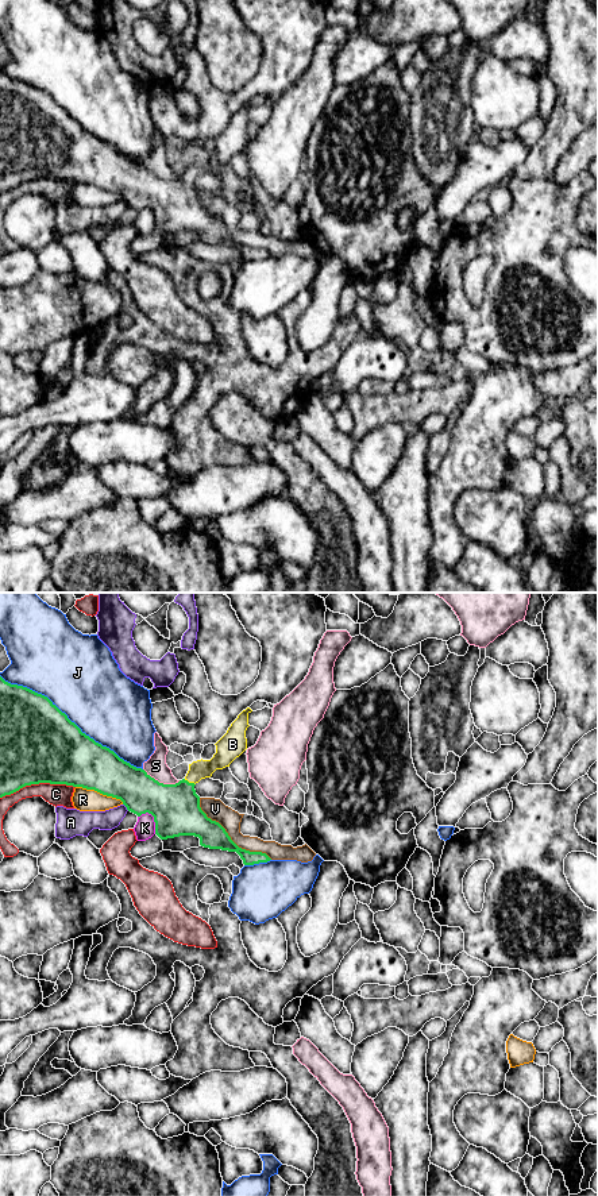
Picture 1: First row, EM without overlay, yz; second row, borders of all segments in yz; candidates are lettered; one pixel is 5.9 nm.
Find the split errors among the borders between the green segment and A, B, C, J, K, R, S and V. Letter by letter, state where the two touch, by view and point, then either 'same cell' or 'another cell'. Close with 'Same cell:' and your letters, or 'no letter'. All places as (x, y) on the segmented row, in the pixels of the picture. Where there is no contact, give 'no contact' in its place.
A: contact yz (126, 806); another cell
B: contact yz (188, 782); same cell
C: contact yz (37, 783); another cell
J: contact yz (70, 721); another cell
K: contact yz (154, 818); another cell
R: contact yz (100, 793); another cell
S: contact yz (162, 783); another cell
V: contact yz (230, 837); another cell
Same cell: B

